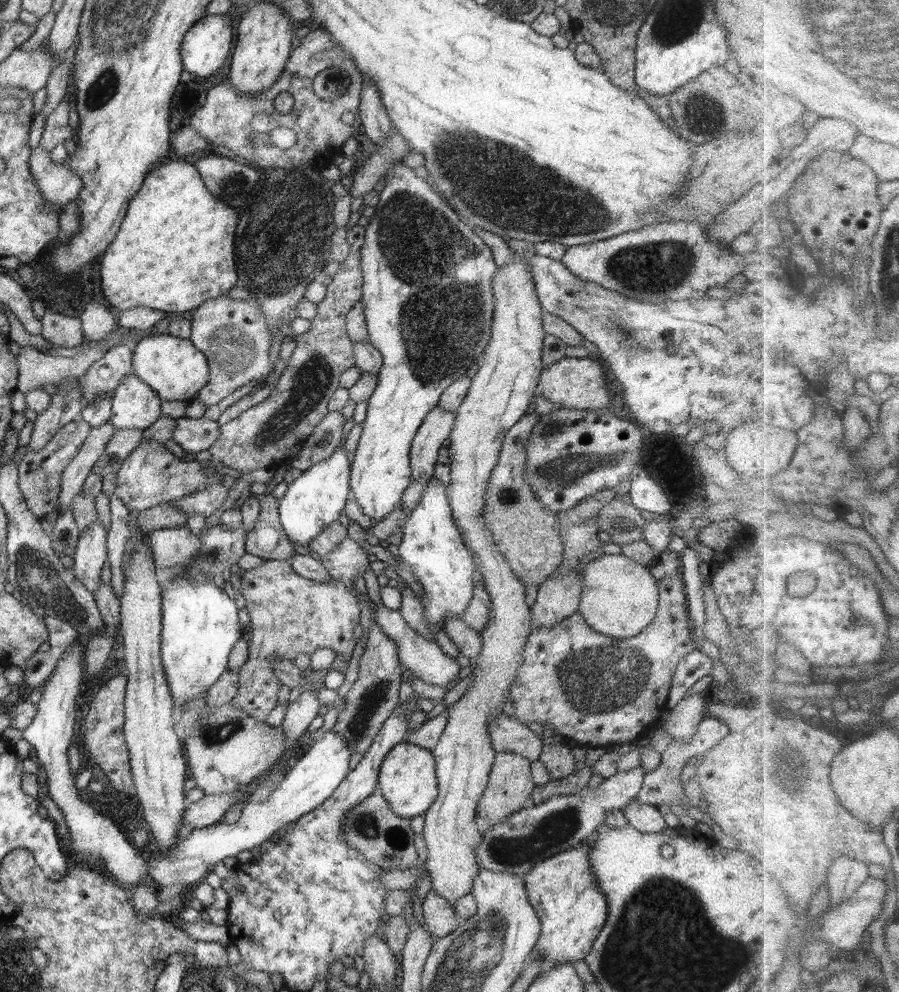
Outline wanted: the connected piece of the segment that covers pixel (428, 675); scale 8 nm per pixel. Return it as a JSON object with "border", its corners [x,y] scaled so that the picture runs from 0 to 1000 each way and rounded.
{"border":[[[423,608],[419,609],[417,614],[413,615],[413,625],[425,634],[429,641],[433,641],[443,648],[444,666],[449,673],[456,674],[461,681],[476,690],[492,692],[497,697],[503,695],[505,692],[502,692],[502,690],[505,686],[512,688],[508,681],[513,674],[507,664],[492,657],[487,648],[476,643],[473,644],[469,640],[463,638],[445,619],[445,615],[434,615],[434,613]]]}

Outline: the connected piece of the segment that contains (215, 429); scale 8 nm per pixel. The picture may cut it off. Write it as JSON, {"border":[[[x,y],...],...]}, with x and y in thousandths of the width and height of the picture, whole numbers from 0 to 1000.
{"border":[[[227,420],[219,422],[197,421],[192,429],[190,443],[197,446],[202,454],[209,457],[231,454],[244,441],[245,429],[240,423]]]}

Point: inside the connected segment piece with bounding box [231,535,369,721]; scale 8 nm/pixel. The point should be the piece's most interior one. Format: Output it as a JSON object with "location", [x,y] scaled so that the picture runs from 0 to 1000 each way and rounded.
{"location":[323,620]}

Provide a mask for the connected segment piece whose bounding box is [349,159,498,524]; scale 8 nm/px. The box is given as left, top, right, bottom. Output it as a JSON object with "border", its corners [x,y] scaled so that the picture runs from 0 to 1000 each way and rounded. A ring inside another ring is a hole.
{"border":[[[447,160],[435,165],[426,178],[428,189],[423,194],[422,205],[417,208],[417,215],[407,227],[405,250],[400,252],[400,271],[403,271],[403,305],[405,305],[405,322],[408,331],[408,341],[425,358],[426,367],[423,371],[419,389],[414,399],[408,403],[409,410],[398,450],[390,468],[388,484],[389,499],[403,512],[405,519],[413,522],[414,528],[427,524],[434,516],[445,513],[449,493],[457,487],[457,472],[455,456],[457,446],[467,431],[474,418],[486,409],[492,394],[501,390],[509,381],[519,377],[521,371],[532,361],[536,361],[539,349],[546,342],[546,327],[548,324],[547,277],[552,277],[554,269],[551,266],[545,248],[536,243],[534,238],[523,230],[523,227],[513,222],[511,216],[493,201],[485,190],[472,178],[466,178],[462,170],[452,167]]]}

